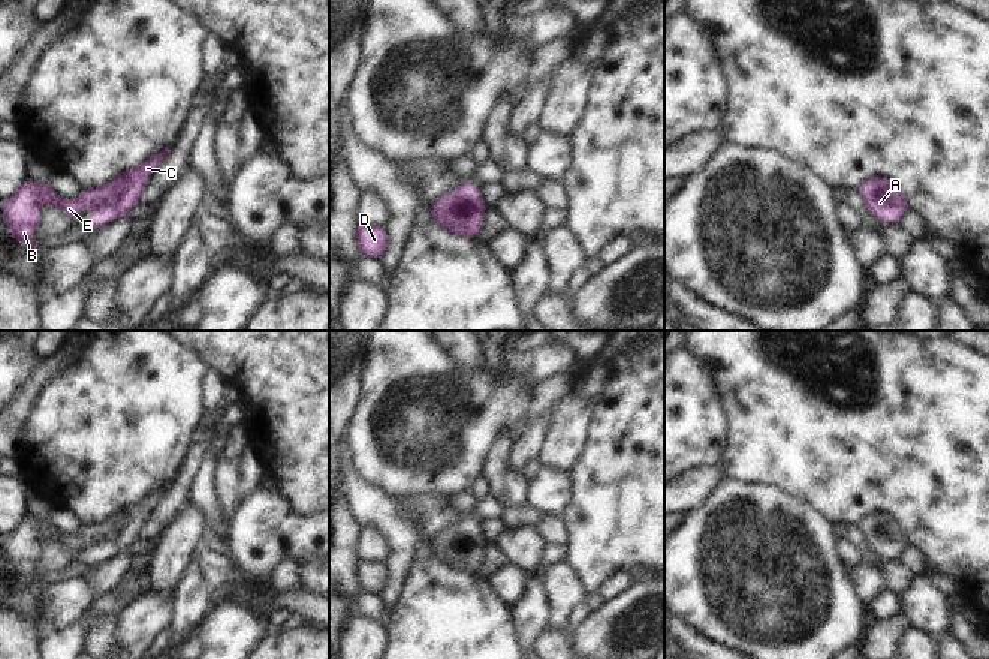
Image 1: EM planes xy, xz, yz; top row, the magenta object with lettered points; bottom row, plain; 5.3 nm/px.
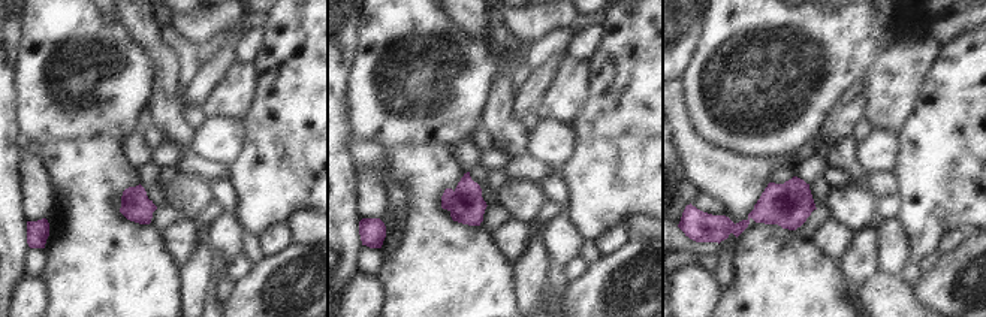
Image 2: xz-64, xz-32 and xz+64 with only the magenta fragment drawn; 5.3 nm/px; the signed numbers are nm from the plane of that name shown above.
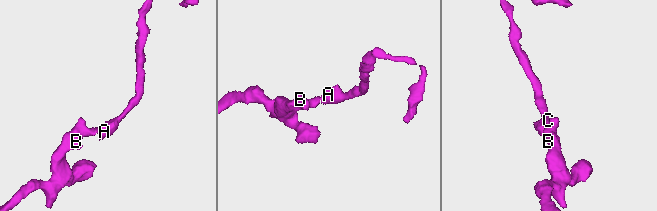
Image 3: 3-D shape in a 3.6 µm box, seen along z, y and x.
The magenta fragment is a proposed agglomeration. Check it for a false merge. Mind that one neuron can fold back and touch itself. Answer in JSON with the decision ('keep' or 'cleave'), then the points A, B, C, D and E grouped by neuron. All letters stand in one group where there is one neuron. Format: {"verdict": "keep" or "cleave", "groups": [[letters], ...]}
{"verdict": "keep", "groups": [["A", "B", "C", "D", "E"]]}

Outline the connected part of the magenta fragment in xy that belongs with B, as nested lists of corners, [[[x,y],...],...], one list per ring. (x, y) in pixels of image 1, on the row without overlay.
[[[171,484],[162,485],[150,496],[127,505],[112,518],[93,526],[82,526],[79,533],[73,536],[57,532],[48,520],[24,517],[13,532],[3,539],[6,560],[15,575],[27,584],[37,584],[40,581],[34,578],[34,565],[40,556],[40,545],[45,539],[54,539],[70,553],[82,550],[85,542],[91,548],[91,563],[94,566],[123,553],[138,541],[147,517],[169,487]]]

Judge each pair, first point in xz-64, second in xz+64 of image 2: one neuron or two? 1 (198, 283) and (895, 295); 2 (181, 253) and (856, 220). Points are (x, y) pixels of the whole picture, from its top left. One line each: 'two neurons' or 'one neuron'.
1: two neurons
2: two neurons

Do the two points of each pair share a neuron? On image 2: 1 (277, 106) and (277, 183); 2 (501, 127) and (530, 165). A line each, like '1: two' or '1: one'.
1: one
2: two

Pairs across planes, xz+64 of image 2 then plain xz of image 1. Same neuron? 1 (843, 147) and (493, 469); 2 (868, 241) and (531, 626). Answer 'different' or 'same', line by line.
1: same
2: same

